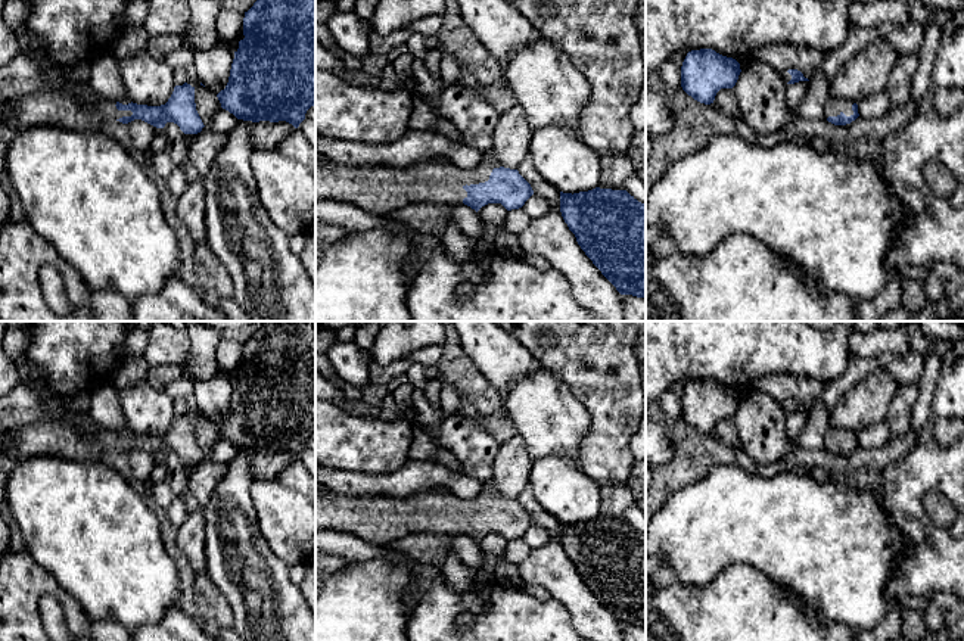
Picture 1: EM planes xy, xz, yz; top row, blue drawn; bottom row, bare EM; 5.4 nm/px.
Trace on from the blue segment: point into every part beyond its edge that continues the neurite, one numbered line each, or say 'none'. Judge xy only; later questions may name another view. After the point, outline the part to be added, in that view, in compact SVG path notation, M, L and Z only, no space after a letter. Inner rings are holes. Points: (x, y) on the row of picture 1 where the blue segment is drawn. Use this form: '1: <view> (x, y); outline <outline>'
1: xy (46, 108); outline M40 90L27 96L10 96L0 111L0 125L15 131L32 127L59 127L77 131L100 130L103 121L131 116L131 111L118 111L115 102L78 102L63 90Z

